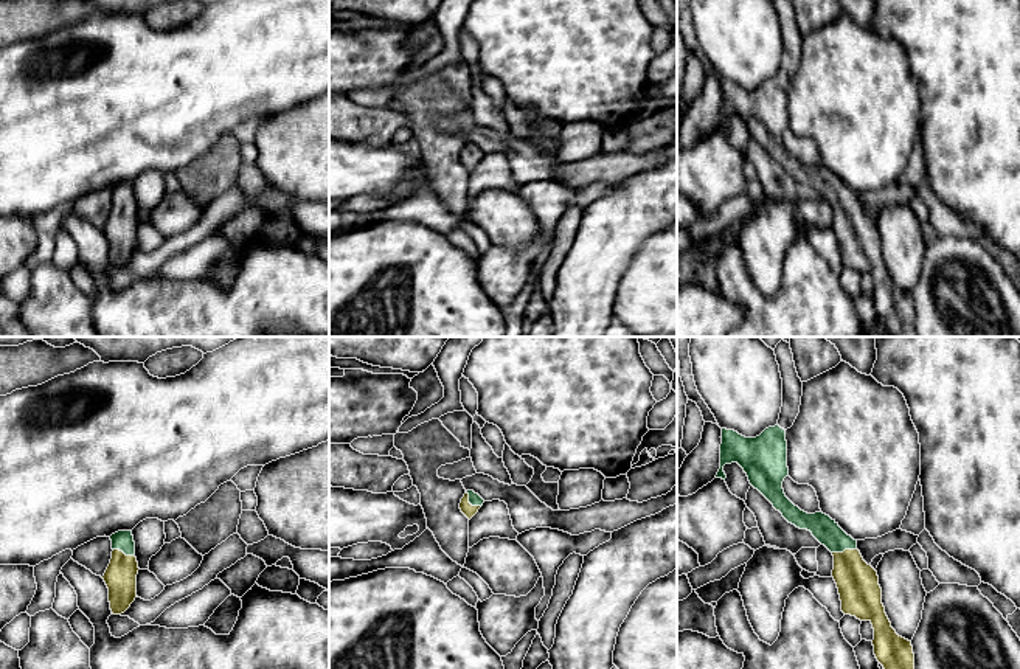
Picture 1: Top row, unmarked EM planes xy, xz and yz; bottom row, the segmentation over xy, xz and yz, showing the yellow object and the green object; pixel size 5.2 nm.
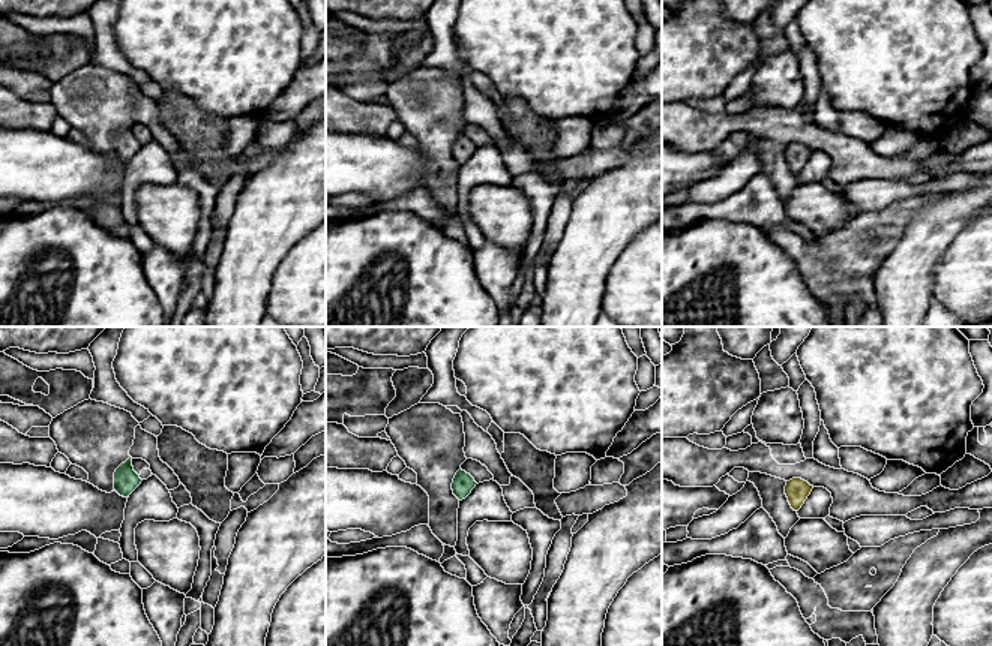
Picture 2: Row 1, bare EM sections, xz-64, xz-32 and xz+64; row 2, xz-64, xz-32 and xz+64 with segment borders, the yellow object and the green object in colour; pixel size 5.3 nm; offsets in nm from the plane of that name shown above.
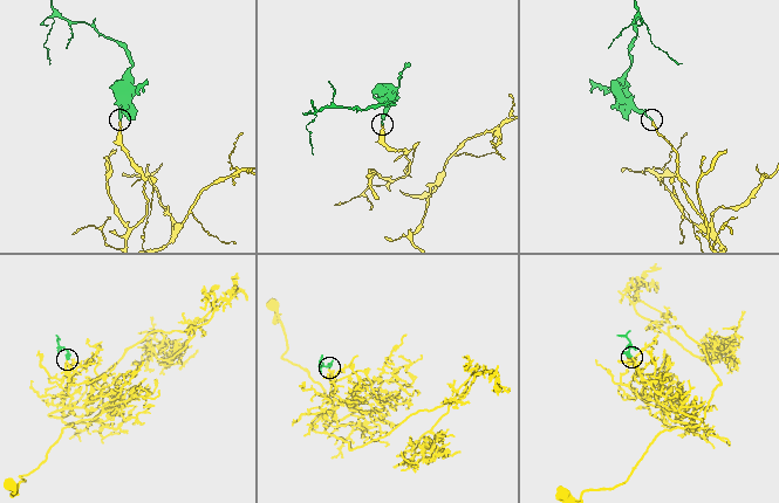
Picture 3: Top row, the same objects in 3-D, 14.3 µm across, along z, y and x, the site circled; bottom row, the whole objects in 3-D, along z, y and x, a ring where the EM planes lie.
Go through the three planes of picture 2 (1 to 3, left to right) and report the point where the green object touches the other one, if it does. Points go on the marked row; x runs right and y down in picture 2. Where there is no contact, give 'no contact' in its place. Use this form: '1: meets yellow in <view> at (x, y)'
1: no contact
2: no contact
3: no contact

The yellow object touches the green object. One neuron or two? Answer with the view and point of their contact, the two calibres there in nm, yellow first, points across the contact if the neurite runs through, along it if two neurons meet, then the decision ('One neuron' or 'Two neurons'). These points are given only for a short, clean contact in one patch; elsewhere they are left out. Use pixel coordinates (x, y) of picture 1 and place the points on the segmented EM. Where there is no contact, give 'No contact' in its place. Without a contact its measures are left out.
Touches yellow at yz (843, 551). Thickness 220 nm (yellow) against 140 nm. Path across: yz (857, 582), (843, 551), (823, 528). One neuron

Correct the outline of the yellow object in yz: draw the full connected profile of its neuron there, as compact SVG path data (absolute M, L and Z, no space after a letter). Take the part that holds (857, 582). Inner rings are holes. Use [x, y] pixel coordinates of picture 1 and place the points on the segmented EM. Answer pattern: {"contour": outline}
{"contour": "M775 425L765 428L756 438L745 438L734 430L722 428L720 438L720 469L716 478L725 480L727 475L723 472L723 466L737 463L747 473L750 484L758 489L789 523L800 529L810 531L812 536L834 556L832 577L838 588L841 612L873 624L873 646L877 661L883 666L883 669L914 669L911 641L899 636L891 627L882 604L882 588L879 585L877 571L863 560L860 551L857 549L857 540L848 536L829 515L821 511L807 514L786 497L782 489L782 481L789 475L786 430Z"}

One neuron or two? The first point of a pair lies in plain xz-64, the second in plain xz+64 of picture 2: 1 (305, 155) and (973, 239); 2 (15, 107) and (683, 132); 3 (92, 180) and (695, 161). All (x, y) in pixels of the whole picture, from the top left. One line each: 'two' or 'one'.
1: two
2: one
3: one

